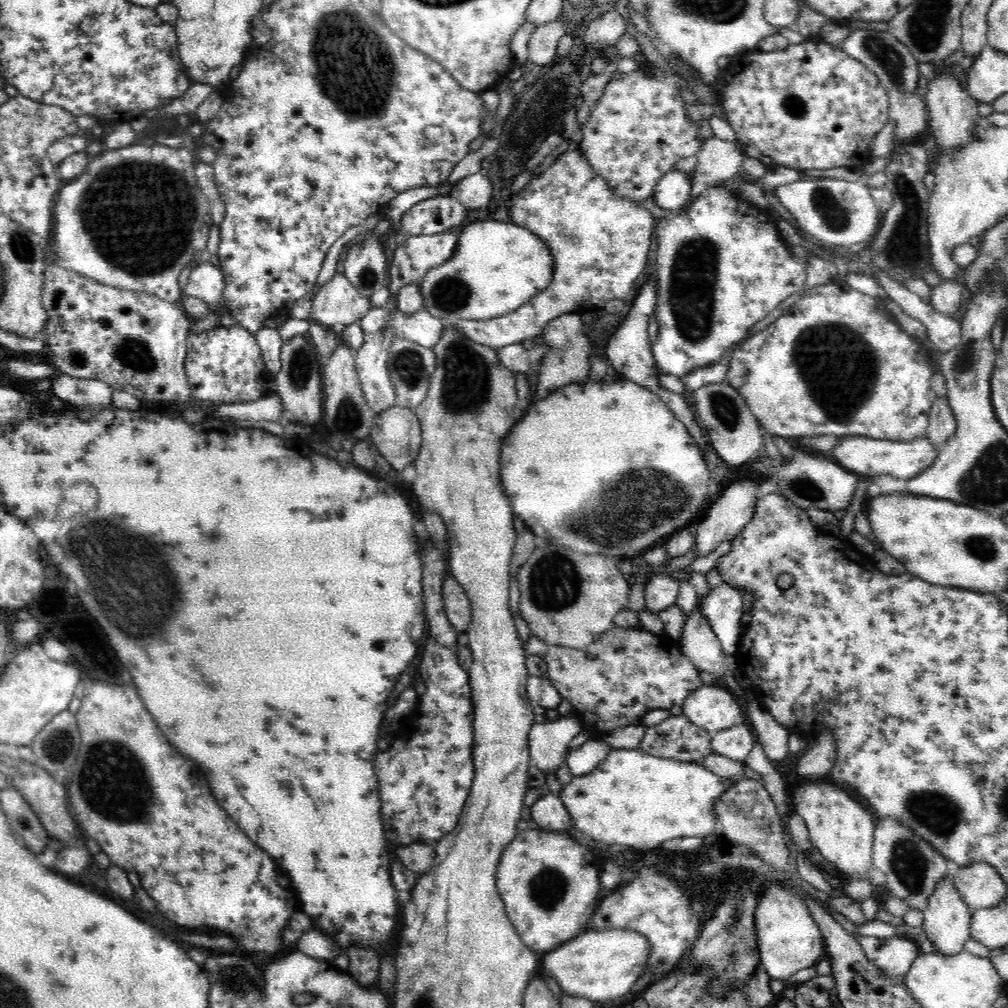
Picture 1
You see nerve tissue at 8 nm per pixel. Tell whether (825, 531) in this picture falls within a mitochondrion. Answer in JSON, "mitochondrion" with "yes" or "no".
{"mitochondrion":"no"}

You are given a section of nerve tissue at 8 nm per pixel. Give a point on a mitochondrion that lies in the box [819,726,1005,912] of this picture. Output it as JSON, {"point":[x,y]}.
{"point":[931,809]}

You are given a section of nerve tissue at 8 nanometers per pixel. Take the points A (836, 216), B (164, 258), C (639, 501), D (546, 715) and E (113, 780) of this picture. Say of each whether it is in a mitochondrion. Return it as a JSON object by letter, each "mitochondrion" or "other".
{"A":"mitochondrion","B":"mitochondrion","C":"mitochondrion","D":"other","E":"mitochondrion"}

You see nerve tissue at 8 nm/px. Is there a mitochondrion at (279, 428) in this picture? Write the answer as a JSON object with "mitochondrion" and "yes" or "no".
{"mitochondrion":"no"}

